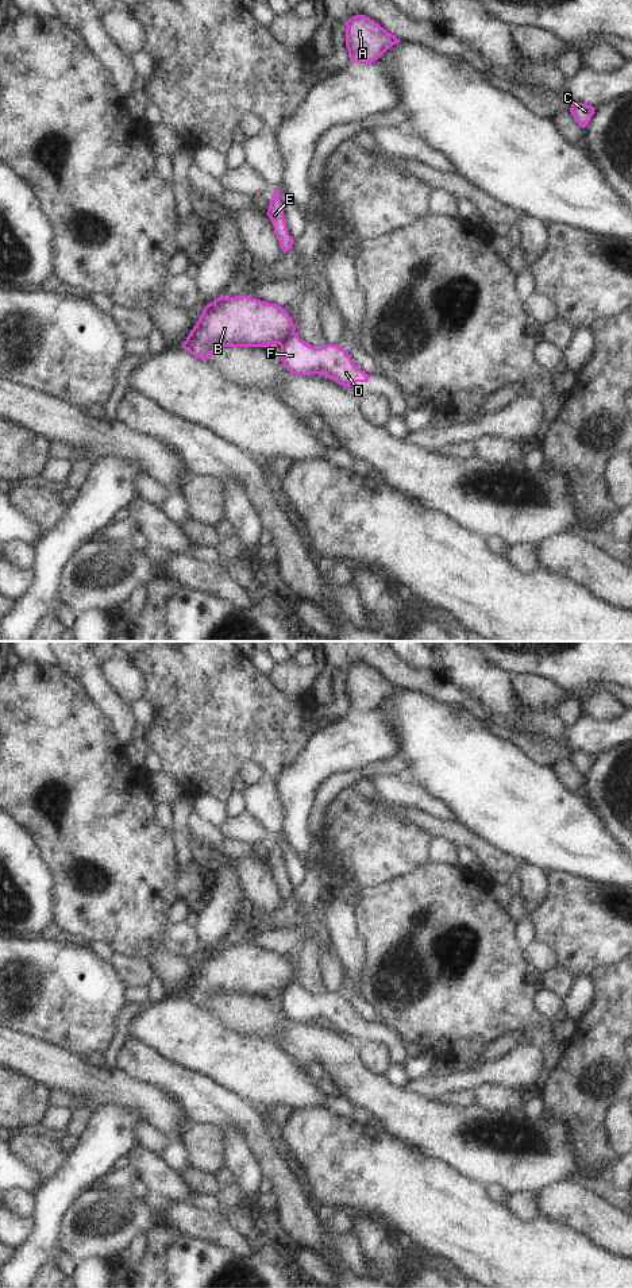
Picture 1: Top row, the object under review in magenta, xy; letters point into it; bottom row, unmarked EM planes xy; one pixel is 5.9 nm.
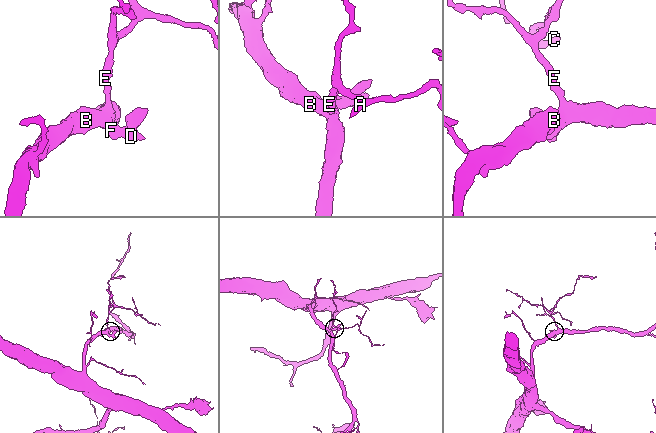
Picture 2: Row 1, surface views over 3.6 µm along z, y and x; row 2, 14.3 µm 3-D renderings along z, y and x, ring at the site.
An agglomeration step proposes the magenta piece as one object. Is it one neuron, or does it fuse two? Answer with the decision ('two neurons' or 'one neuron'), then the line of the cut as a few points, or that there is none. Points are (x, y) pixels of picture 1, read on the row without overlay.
two neurons; cut in xy along (293, 980), (280, 993)

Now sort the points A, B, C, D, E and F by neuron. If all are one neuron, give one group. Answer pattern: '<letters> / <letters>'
A B C E / D F

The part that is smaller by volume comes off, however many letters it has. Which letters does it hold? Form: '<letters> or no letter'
D, F.

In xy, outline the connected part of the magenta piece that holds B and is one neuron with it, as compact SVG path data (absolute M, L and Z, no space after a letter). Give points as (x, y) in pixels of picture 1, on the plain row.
M251 944L217 945L208 952L182 996L205 1009L219 995L284 992L296 979L282 956Z

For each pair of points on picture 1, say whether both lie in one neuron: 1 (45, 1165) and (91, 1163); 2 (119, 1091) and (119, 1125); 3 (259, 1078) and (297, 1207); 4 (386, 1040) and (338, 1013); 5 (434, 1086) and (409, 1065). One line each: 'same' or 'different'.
1: different
2: different
3: different
4: same
5: different

